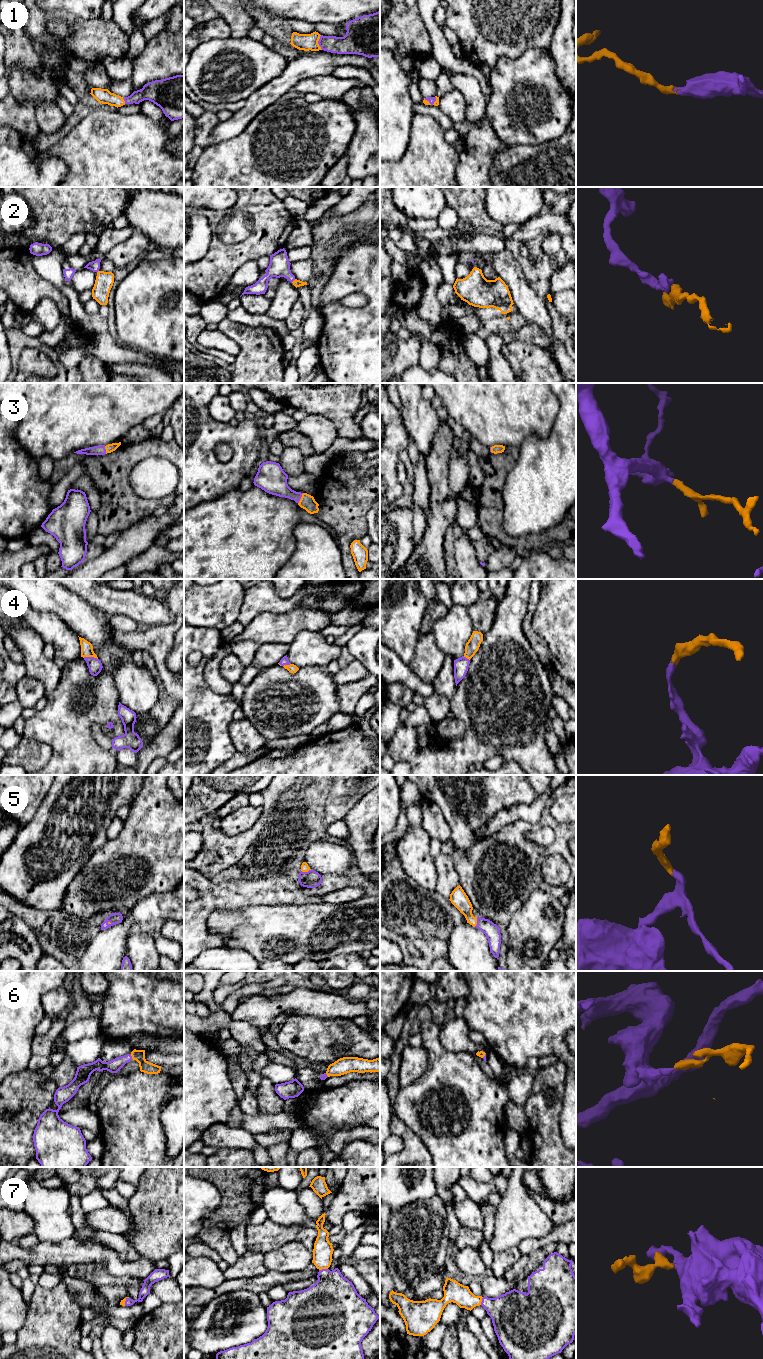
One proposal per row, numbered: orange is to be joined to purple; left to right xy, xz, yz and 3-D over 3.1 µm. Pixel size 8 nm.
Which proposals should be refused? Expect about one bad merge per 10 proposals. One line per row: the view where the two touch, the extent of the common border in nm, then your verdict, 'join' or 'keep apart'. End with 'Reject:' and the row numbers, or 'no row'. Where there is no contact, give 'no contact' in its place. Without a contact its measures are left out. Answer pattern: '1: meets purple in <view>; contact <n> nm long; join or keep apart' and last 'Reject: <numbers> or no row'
1: meets purple in xz; contact 120 nm long; join
2: meets purple in xz; contact 40 nm long; join
3: meets purple in xz; contact 100 nm long; join
4: meets purple in xy; contact 120 nm long; join
5: meets purple in xz; contact 90 nm long; join
6: meets purple in xy; contact 50 nm long; join
7: meets purple in xz; contact 70 nm long; join
Reject: no row

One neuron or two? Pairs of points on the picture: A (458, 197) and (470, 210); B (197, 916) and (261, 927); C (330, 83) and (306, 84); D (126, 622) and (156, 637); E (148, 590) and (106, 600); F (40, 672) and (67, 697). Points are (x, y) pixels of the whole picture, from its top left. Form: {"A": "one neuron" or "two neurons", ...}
{"A": "one neuron", "B": "two neurons", "C": "one neuron", "D": "two neurons", "E": "two neurons", "F": "two neurons"}

